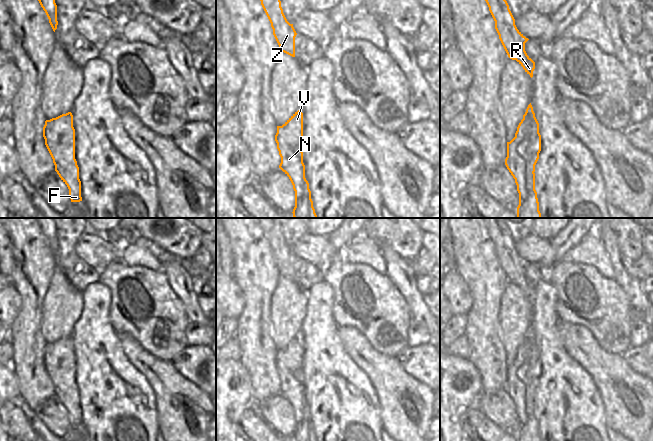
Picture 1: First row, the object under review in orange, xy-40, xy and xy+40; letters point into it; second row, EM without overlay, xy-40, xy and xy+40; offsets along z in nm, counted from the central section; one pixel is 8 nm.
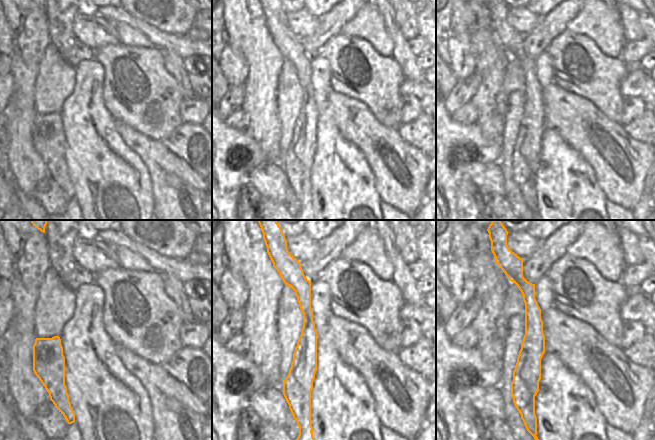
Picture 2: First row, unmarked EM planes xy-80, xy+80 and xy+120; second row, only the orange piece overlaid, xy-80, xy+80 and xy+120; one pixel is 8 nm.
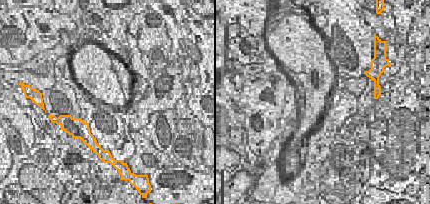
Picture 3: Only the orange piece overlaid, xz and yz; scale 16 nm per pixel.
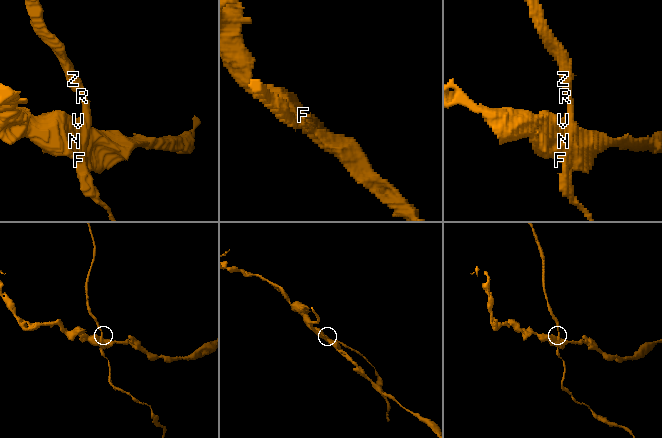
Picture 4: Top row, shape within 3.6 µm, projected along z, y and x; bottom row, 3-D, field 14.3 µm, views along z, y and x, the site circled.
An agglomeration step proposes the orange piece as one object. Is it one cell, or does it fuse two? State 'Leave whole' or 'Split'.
Split

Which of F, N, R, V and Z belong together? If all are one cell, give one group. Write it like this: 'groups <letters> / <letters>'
groups F N V / R Z

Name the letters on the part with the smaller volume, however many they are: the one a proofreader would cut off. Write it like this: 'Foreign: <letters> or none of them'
Foreign: R, Z

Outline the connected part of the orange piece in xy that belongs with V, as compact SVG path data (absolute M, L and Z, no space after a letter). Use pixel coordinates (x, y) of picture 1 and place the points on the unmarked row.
M295 336L282 350L277 350L275 359L281 381L279 392L289 401L295 415L295 424L300 424L305 415L305 389L299 375L303 375L303 337Z

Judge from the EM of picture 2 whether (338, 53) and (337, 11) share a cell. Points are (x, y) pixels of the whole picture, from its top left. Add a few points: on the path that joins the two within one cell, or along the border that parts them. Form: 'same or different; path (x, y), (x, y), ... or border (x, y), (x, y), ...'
different; border (340, 33), (336, 34), (321, 50)

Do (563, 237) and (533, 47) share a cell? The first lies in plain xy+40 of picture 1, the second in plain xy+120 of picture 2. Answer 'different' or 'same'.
same

